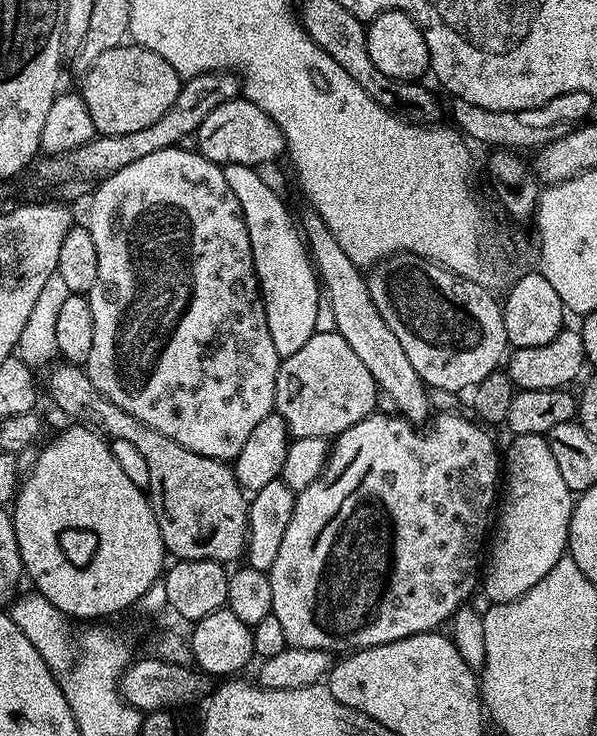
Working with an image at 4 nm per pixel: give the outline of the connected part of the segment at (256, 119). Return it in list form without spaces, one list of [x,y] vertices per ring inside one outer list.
[[[243,98],[228,100],[224,105],[217,106],[214,110],[211,110],[210,114],[207,114],[206,120],[198,126],[194,135],[194,141],[196,141],[197,145],[195,144],[195,147],[201,156],[221,166],[227,163],[255,166],[260,162],[279,161],[286,152],[284,135],[279,126],[274,122],[274,118],[267,116],[254,102]]]

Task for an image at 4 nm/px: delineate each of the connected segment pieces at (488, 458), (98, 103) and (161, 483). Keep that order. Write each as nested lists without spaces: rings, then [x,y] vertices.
[[[377,410],[362,422],[350,426],[350,430],[346,430],[341,436],[335,437],[324,472],[296,497],[294,514],[290,514],[290,526],[286,526],[286,534],[282,534],[282,546],[278,546],[278,558],[274,558],[274,566],[267,571],[270,590],[274,590],[272,615],[278,618],[278,623],[286,634],[286,642],[291,647],[348,654],[353,650],[373,648],[386,642],[398,642],[414,634],[434,632],[447,625],[452,615],[471,601],[468,599],[471,598],[472,591],[475,588],[477,591],[482,553],[485,551],[486,537],[490,532],[488,519],[491,516],[493,519],[494,509],[498,504],[498,489],[502,484],[502,456],[501,453],[496,453],[496,444],[488,433],[491,431],[475,419],[467,420],[466,417],[455,416],[452,412],[442,413],[423,430],[417,430],[409,420],[399,414],[391,415],[387,416],[383,410]]]
[[[139,46],[128,47],[106,50],[106,54],[102,54],[102,58],[98,58],[98,62],[94,62],[94,66],[90,66],[88,71],[83,73],[84,85],[79,85],[78,88],[86,102],[86,110],[90,110],[90,118],[96,131],[101,136],[131,134],[153,125],[173,105],[182,85],[180,73],[174,70],[174,66],[170,66],[170,62],[166,62],[166,58]]]
[[[60,362],[52,370],[53,372],[48,376],[48,392],[52,395],[53,402],[69,416],[67,418],[69,421],[83,421],[113,441],[125,440],[144,459],[144,464],[148,467],[146,495],[152,501],[152,509],[156,515],[164,547],[171,555],[173,552],[176,560],[229,562],[228,560],[236,560],[239,556],[241,559],[245,555],[248,543],[249,497],[236,480],[235,471],[225,461],[194,454],[194,450],[186,450],[186,446],[178,446],[178,442],[174,442],[174,438],[166,438],[166,434],[158,434],[158,430],[146,426],[138,418],[126,414],[126,410],[122,410],[122,406],[114,406],[114,402],[107,400],[96,389],[94,382],[90,382],[87,371],[83,367]]]

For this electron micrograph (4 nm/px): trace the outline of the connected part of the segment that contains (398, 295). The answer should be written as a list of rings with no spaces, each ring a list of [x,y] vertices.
[[[397,252],[381,260],[367,273],[366,279],[378,314],[394,330],[398,342],[402,342],[402,350],[406,350],[406,358],[410,358],[410,366],[418,370],[429,389],[471,390],[501,367],[510,348],[504,309],[484,284],[475,284],[412,252]]]

